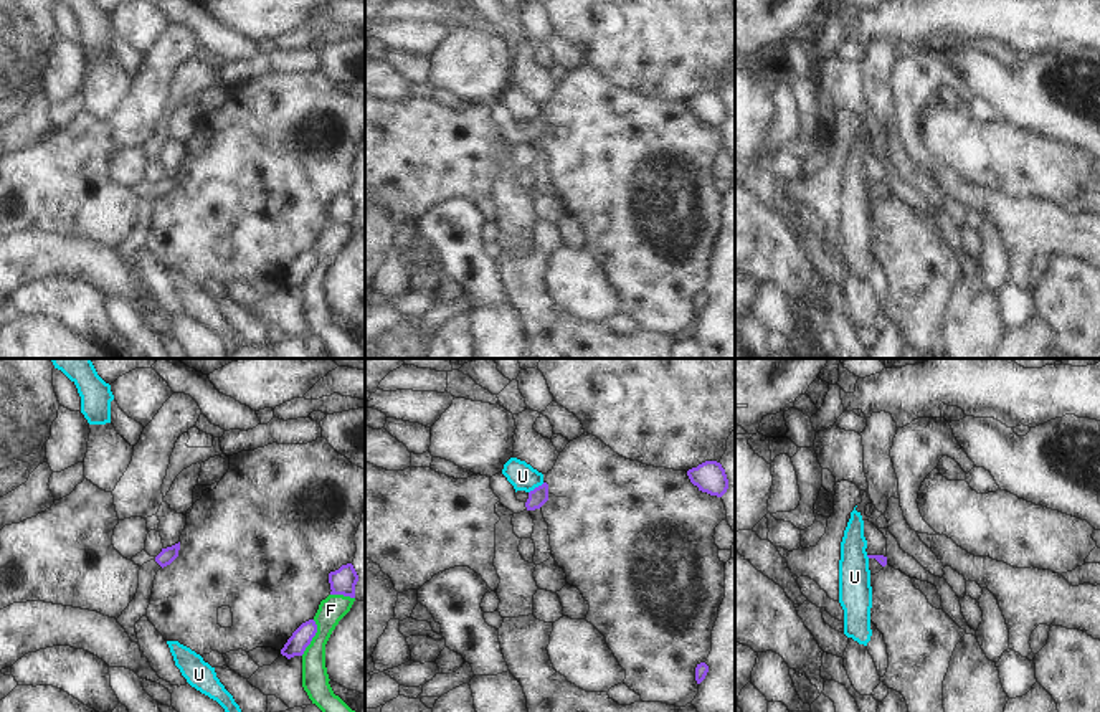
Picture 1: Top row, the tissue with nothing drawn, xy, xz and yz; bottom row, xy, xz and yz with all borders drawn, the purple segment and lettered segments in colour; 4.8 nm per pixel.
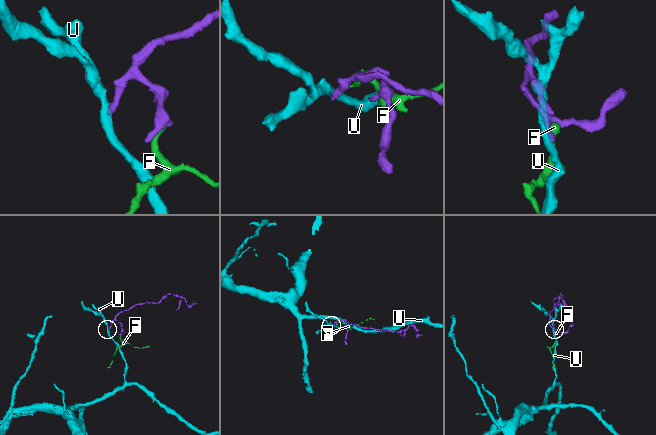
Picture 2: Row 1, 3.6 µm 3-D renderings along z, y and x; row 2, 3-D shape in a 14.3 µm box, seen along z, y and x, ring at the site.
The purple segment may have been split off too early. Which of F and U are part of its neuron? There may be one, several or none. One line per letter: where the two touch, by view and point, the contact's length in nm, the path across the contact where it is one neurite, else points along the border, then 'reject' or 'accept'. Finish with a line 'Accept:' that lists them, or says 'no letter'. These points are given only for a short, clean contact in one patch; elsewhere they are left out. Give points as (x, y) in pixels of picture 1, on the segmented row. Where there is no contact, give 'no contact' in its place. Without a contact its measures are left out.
F: xy (312, 636) | 190 nm | along xy (314, 620), (314, 636), (301, 655) | reject
U: xz (535, 488) | 90 nm | along xz (544, 483), (529, 493) | reject
Accept: no letter

